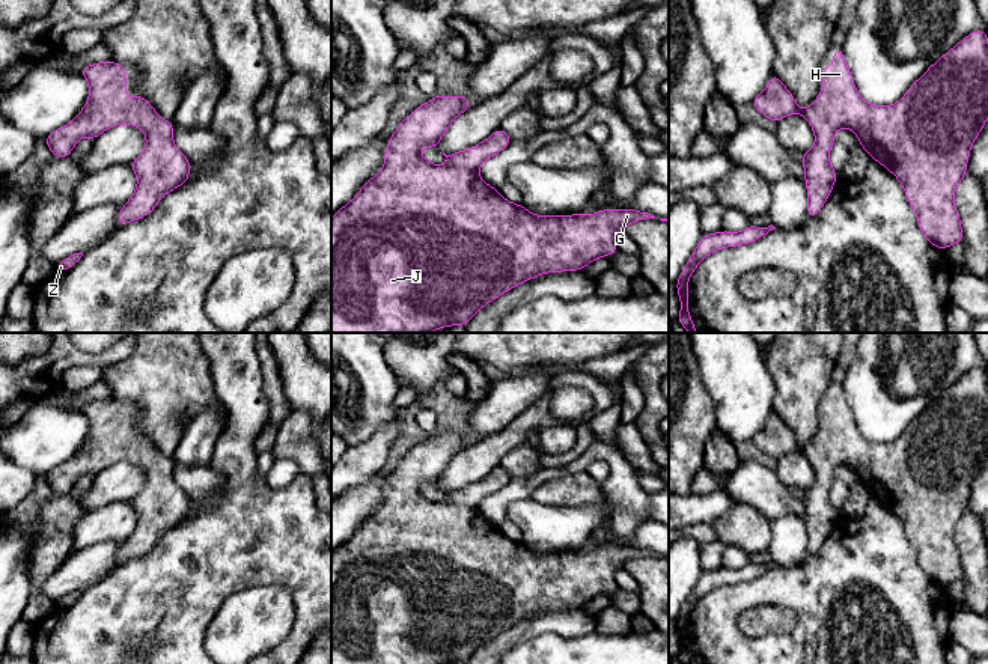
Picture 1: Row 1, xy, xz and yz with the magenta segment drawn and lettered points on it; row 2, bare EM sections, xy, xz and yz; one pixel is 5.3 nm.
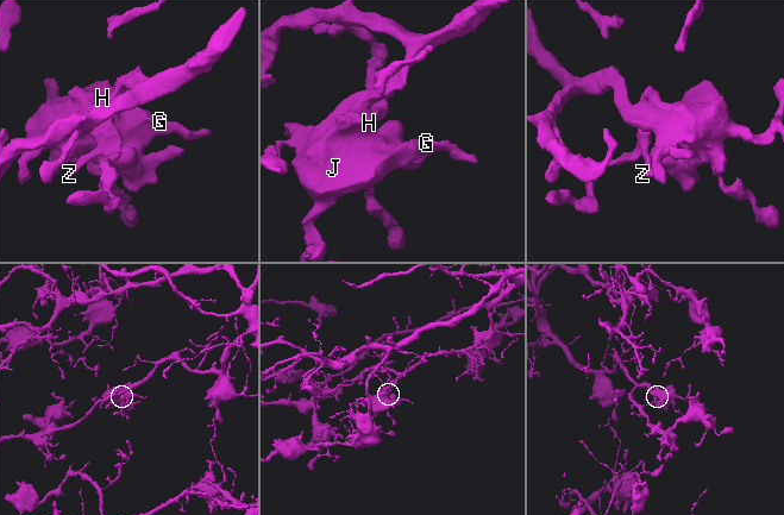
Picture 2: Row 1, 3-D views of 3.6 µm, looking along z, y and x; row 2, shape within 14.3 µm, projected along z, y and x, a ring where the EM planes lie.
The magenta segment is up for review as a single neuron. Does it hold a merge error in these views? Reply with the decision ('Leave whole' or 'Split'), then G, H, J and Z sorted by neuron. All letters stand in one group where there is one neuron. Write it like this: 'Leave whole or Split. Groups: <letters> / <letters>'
Leave whole. Groups: G H J Z

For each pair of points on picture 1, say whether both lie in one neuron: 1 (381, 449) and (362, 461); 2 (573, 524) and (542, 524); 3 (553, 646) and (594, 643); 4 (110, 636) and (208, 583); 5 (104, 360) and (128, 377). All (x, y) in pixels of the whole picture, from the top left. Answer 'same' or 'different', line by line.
1: same
2: same
3: same
4: same
5: different

